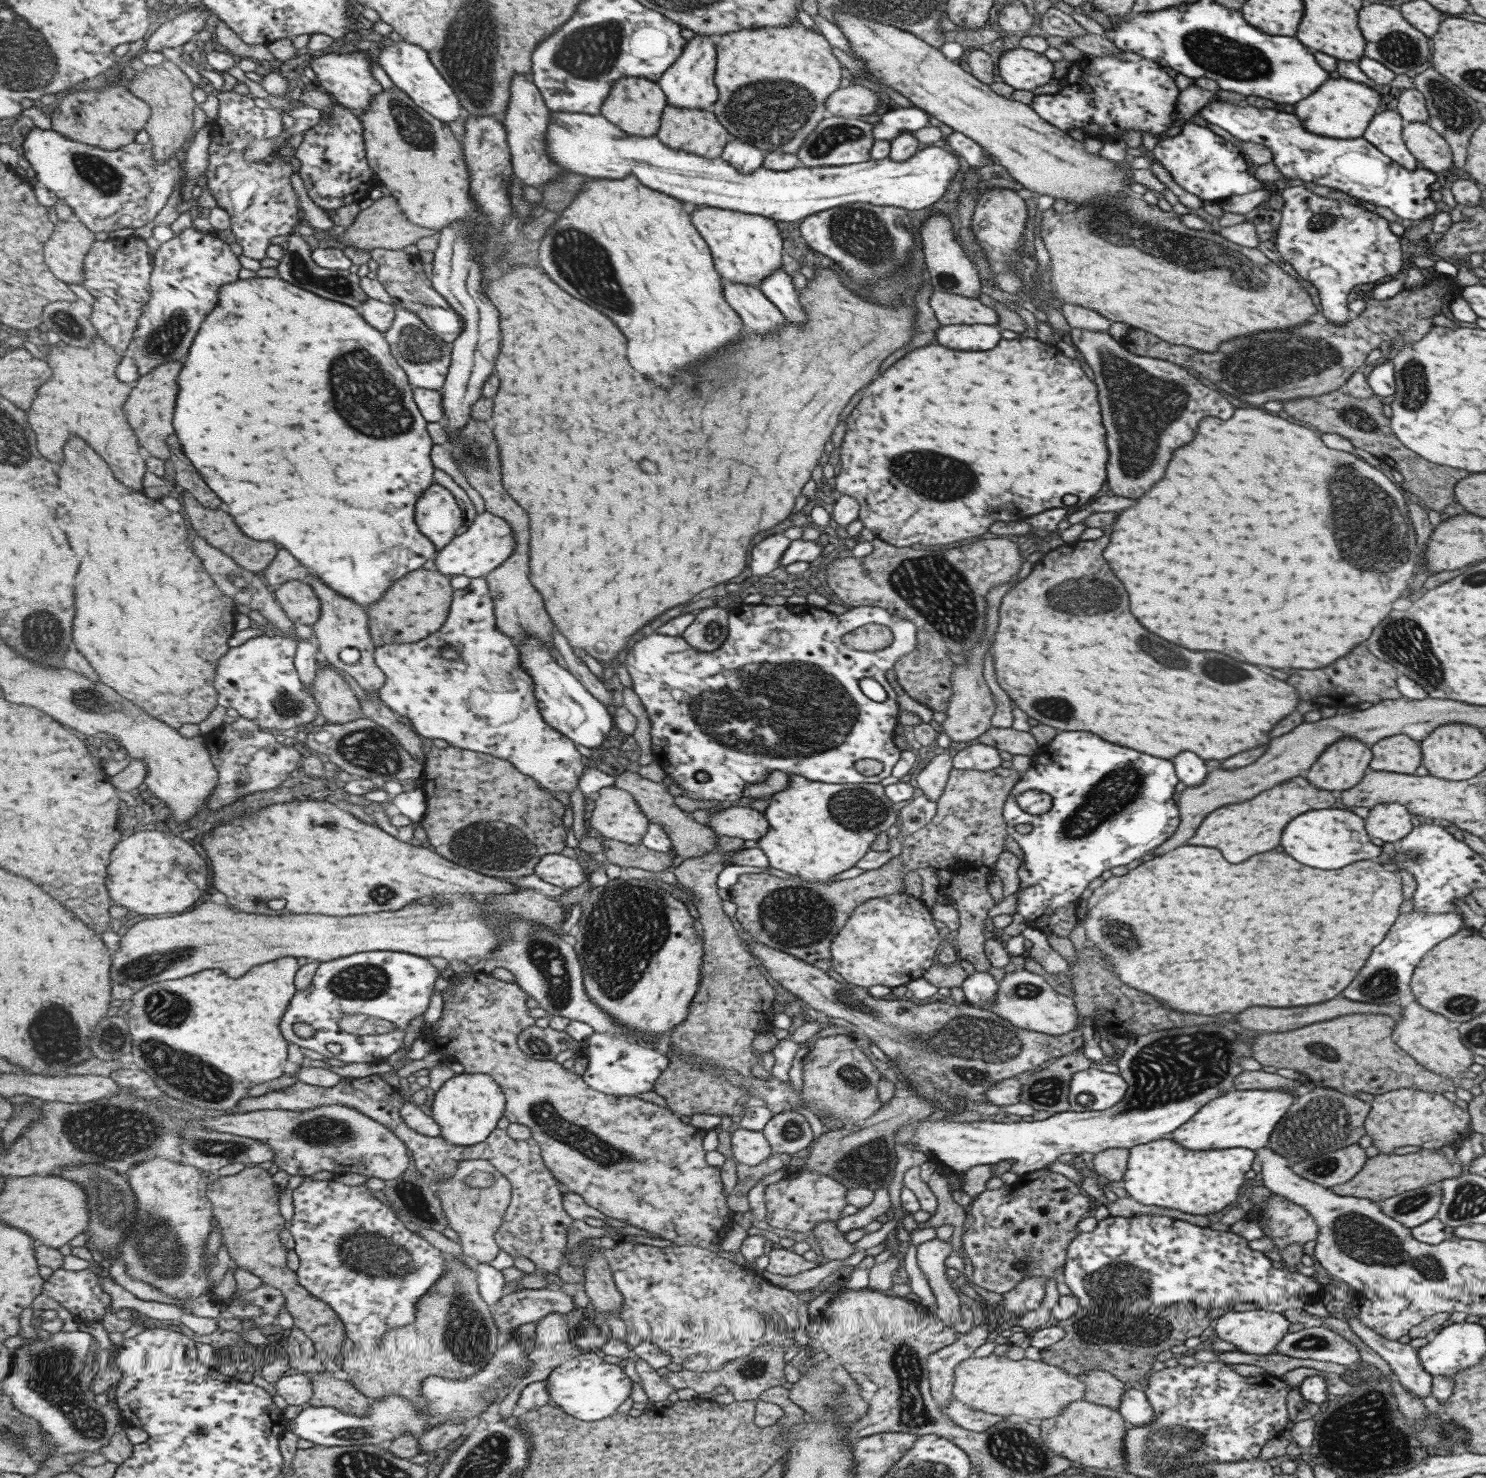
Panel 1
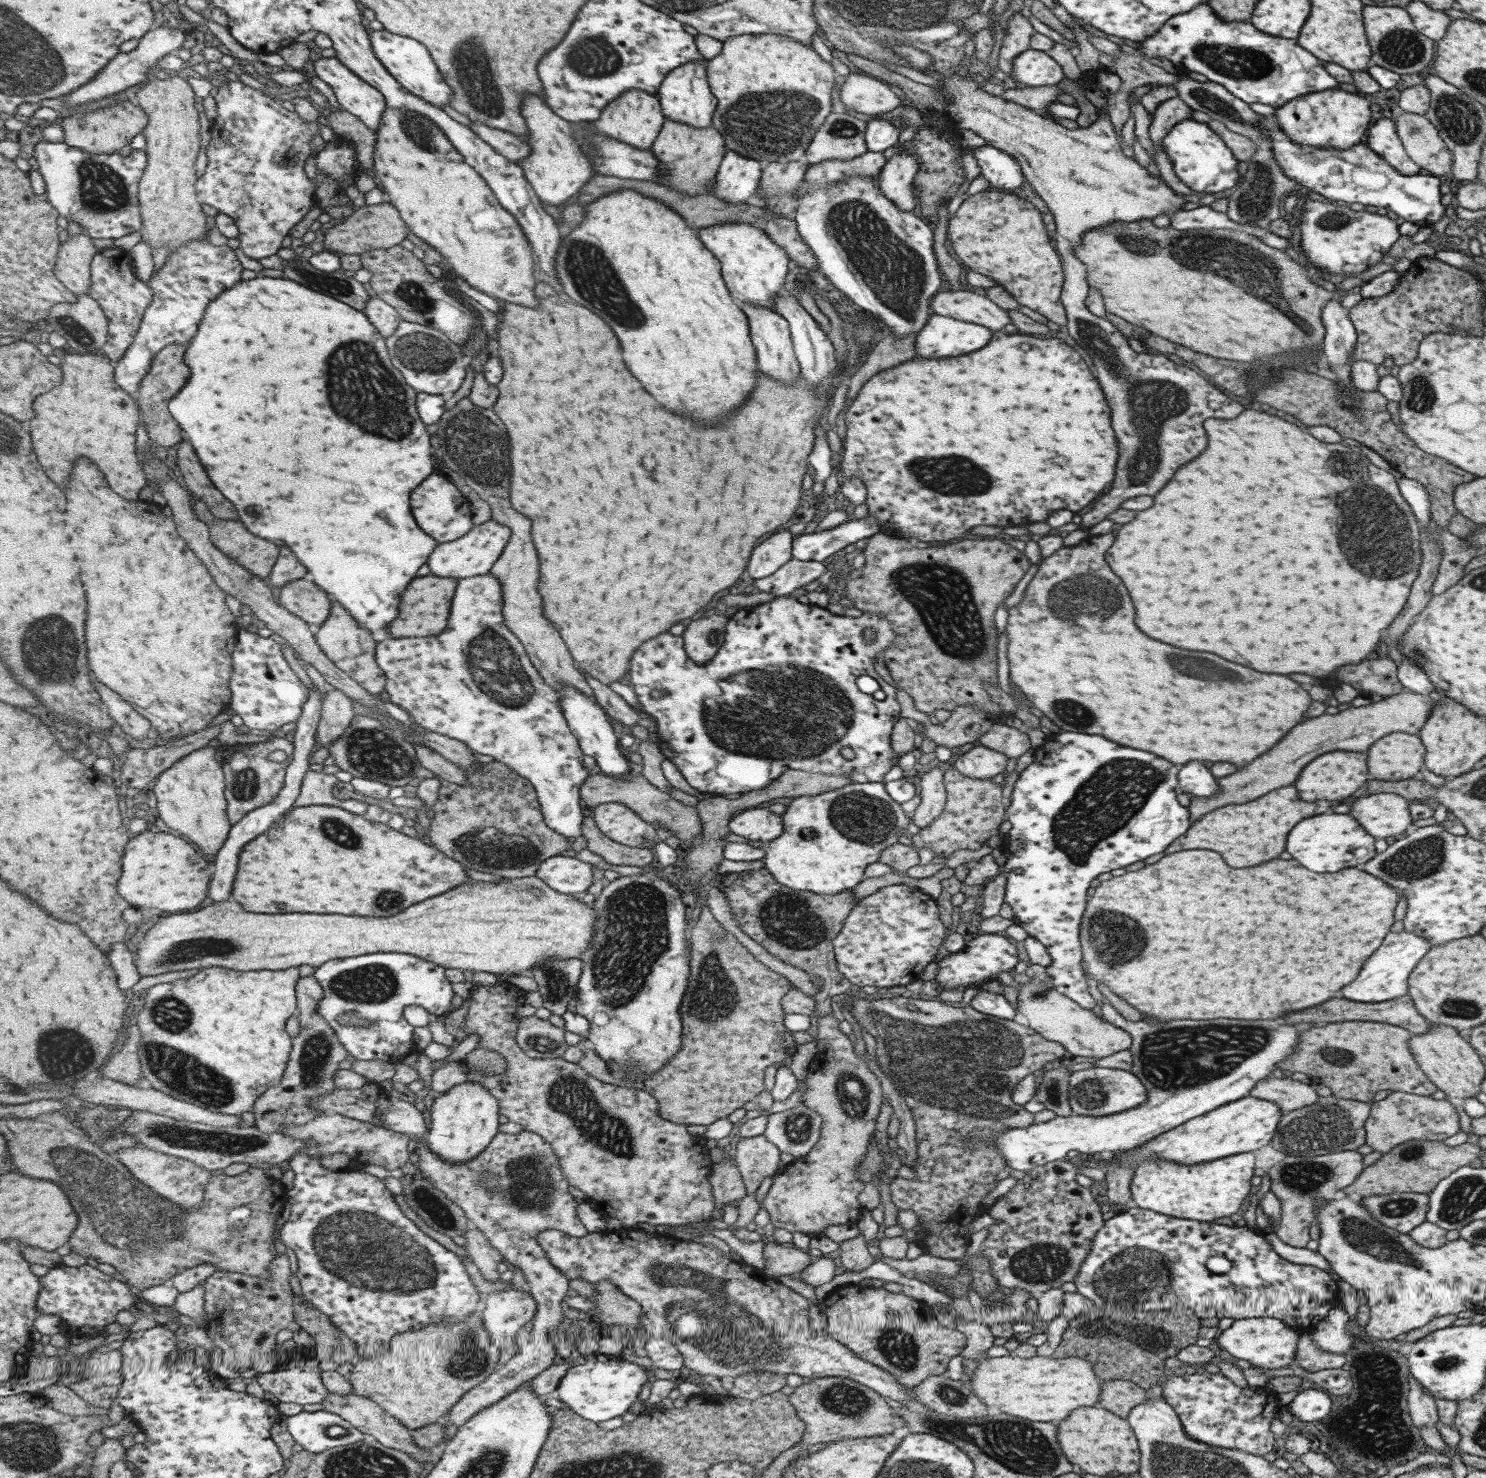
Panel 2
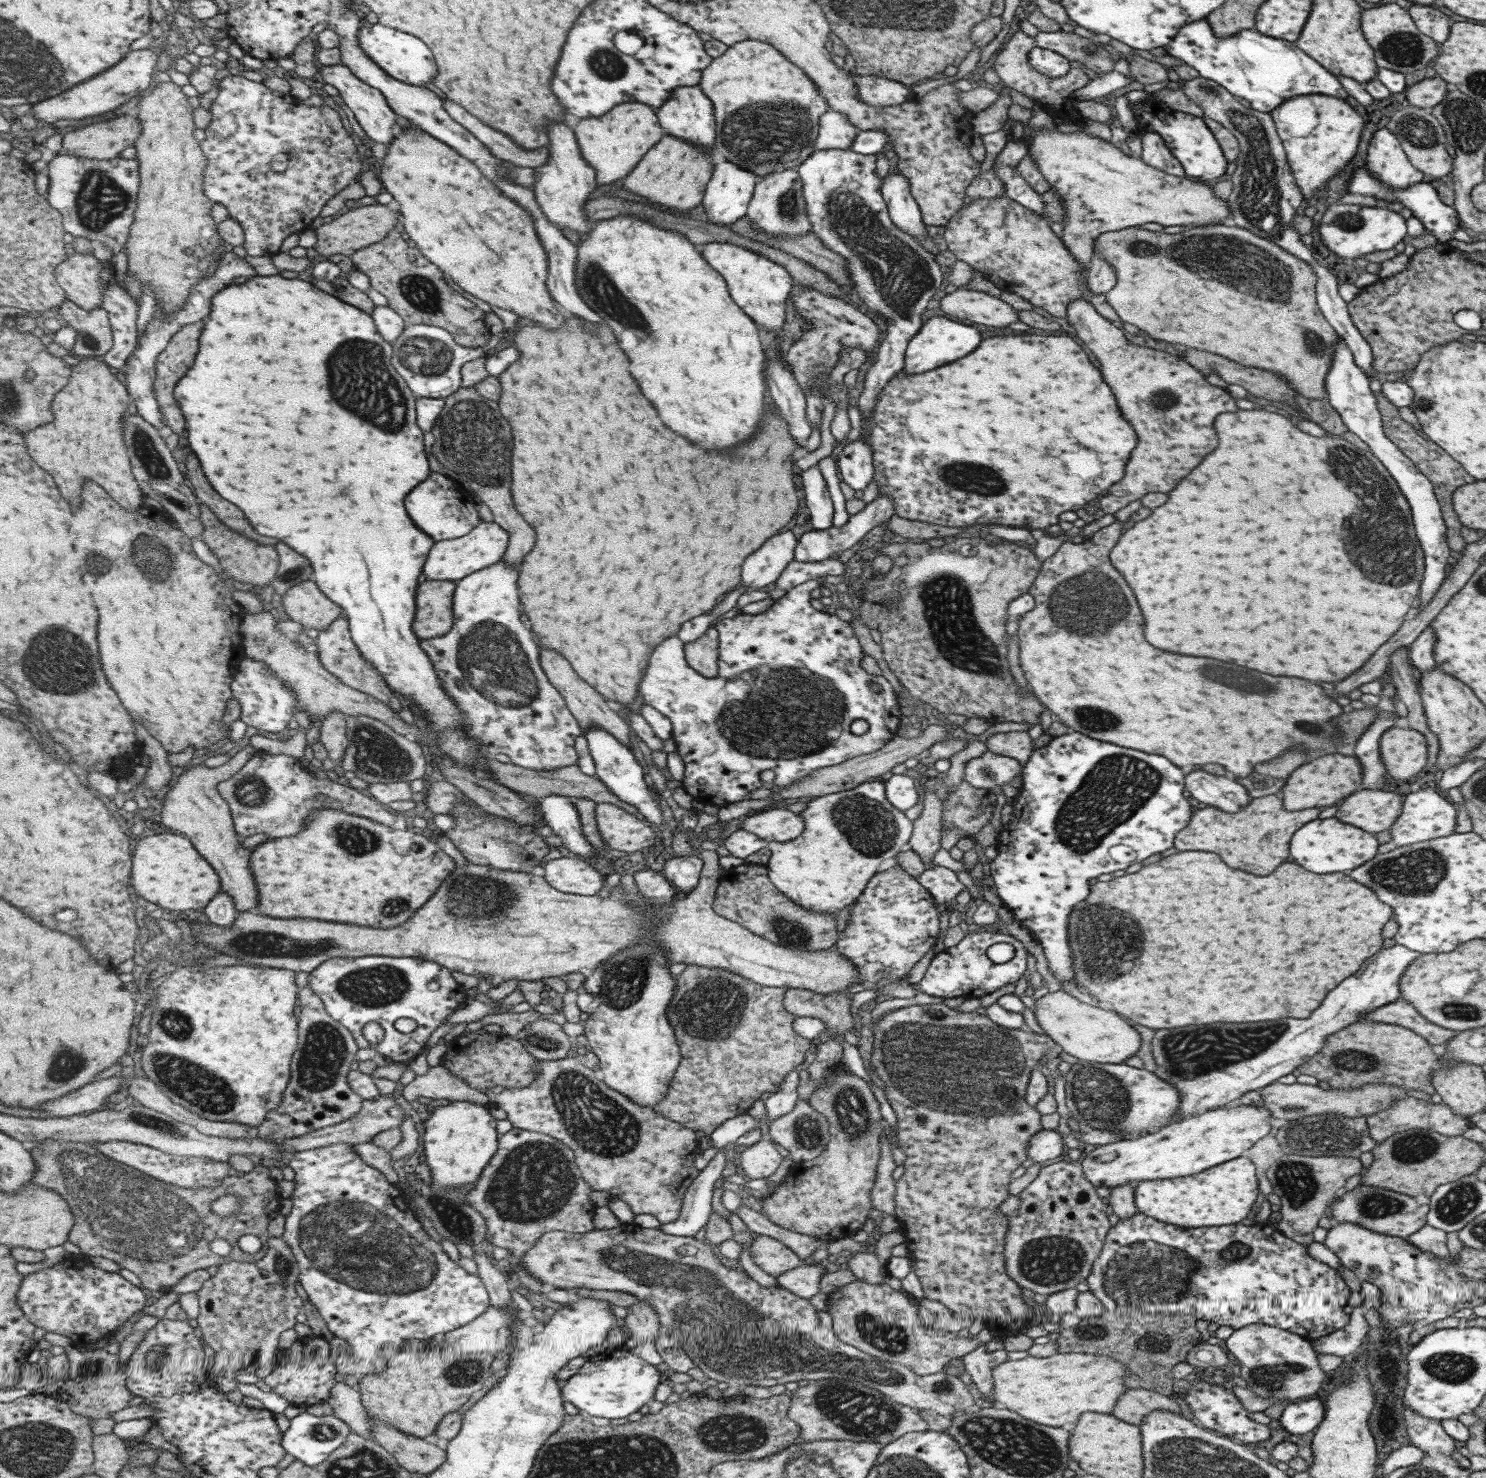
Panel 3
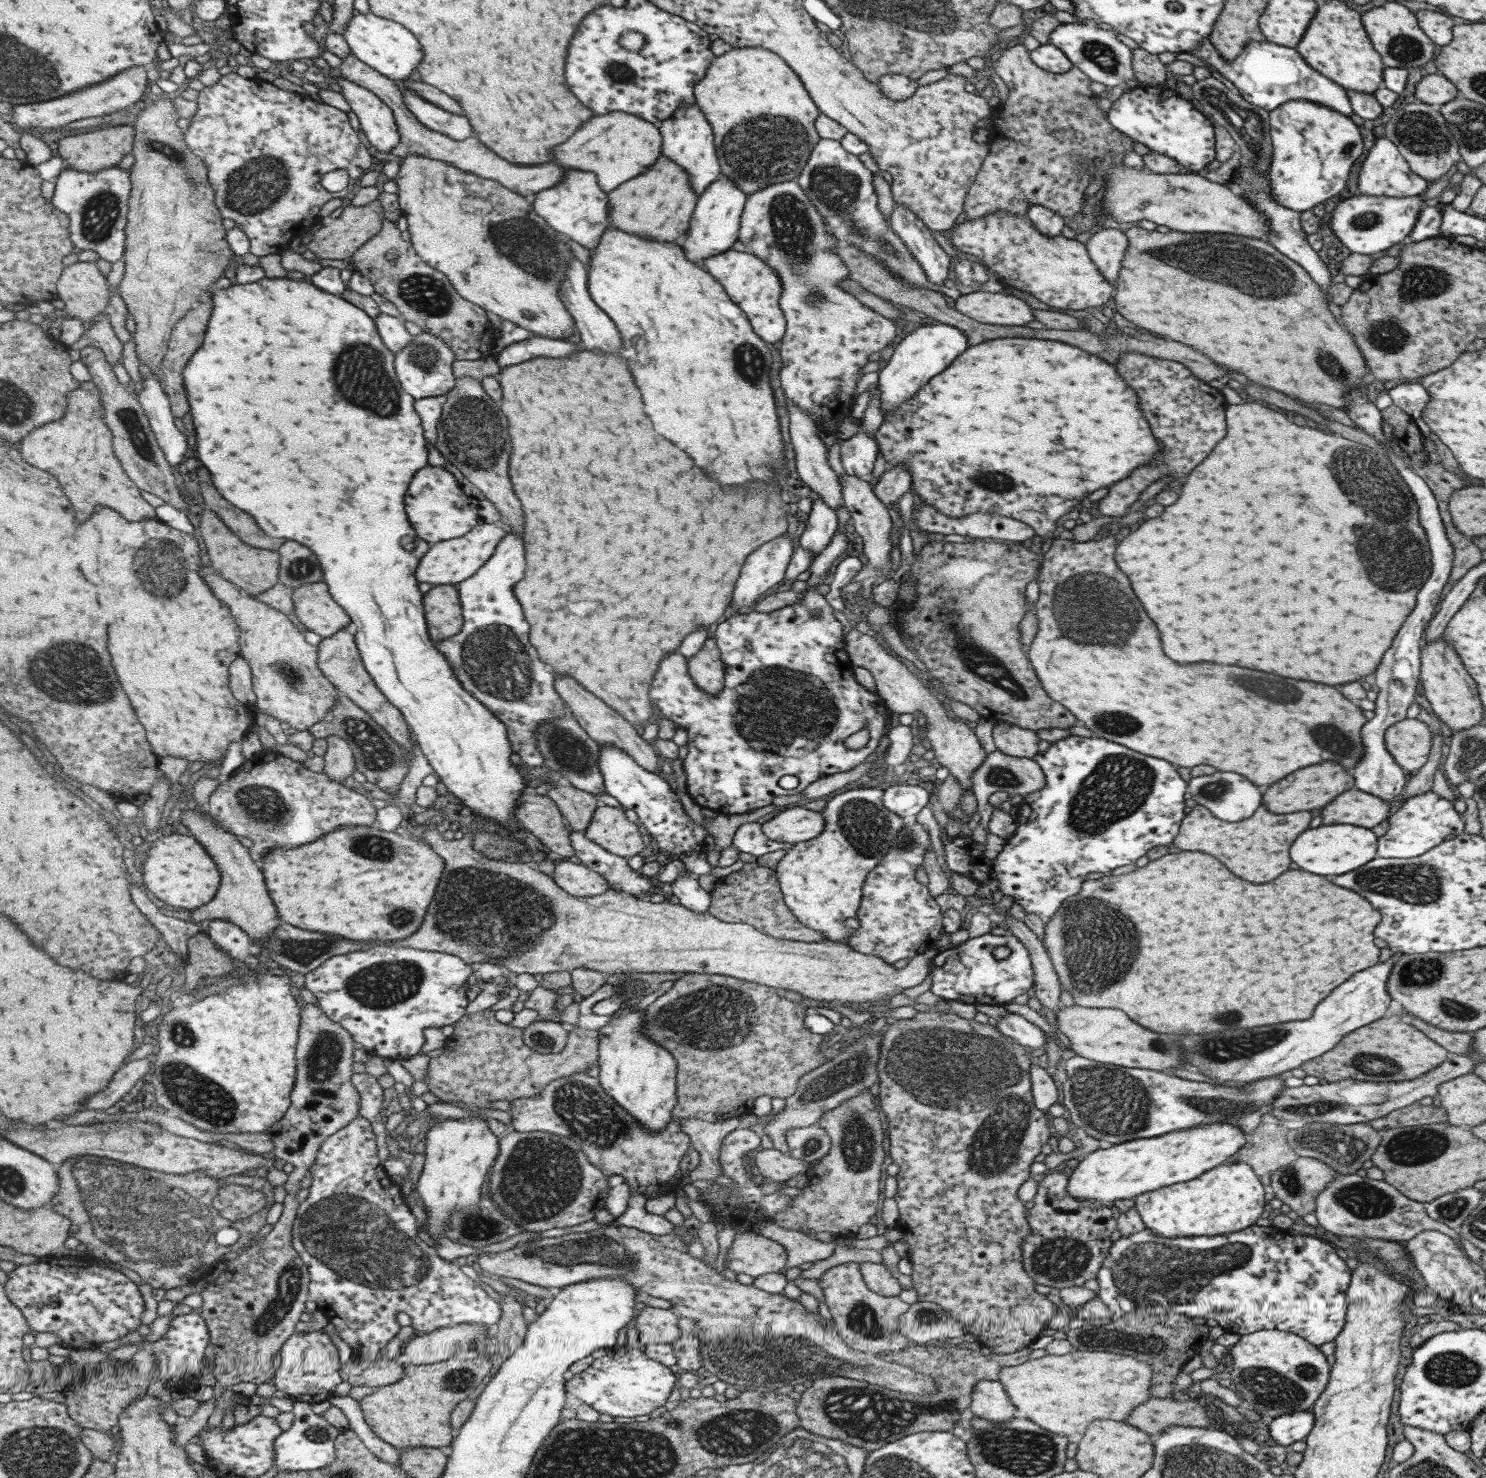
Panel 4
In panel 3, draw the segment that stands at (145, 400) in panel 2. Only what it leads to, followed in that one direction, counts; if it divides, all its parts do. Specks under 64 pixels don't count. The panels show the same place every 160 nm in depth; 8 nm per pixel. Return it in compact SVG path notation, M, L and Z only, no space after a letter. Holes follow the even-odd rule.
M197 322L197 324L184 326L177 332L177 335L171 340L169 346L158 358L157 376L154 387L158 395L159 404L161 404L162 407L163 419L165 419L169 431L171 431L171 428L173 428L173 430L179 430L179 432L185 430L185 416L183 416L183 412L181 412L181 408L179 408L179 404L177 404L177 400L175 400L173 390L175 390L175 386L179 384L179 380L181 380L183 376L187 376L189 368L191 368L193 362L195 362L195 356L197 356L197 352L199 352L199 336L201 336L201 332L203 332L203 326L205 326L205 322Z

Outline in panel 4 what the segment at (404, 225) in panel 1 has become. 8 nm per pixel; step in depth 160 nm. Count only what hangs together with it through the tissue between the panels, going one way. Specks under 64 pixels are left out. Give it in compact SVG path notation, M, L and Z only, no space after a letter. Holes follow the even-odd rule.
M374 200L365 206L355 206L353 204L344 205L344 211L333 221L328 221L320 229L311 235L313 238L308 249L317 258L345 260L352 256L369 240L378 236L382 232L383 222L386 220L386 213L379 200Z

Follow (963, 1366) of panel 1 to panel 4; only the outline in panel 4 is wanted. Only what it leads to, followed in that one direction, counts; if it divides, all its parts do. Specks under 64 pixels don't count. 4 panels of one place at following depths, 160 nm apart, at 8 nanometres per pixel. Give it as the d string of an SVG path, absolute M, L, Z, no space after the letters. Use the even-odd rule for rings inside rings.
M1071 1350L1061 1356L1045 1355L1041 1358L1026 1360L1023 1364L1000 1368L998 1381L1011 1404L1016 1408L1017 1414L1053 1434L1073 1436L1073 1434L1083 1434L1085 1426L1097 1418L1123 1421L1133 1407L1144 1403L1149 1397L1155 1397L1149 1395L1147 1391L1150 1376L1149 1366L1132 1356L1119 1356L1111 1352Z

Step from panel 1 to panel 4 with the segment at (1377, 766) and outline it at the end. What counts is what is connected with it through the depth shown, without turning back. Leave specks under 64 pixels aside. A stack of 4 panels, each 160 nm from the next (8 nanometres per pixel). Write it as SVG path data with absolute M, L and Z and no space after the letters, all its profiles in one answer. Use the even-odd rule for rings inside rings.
M1405 718L1384 730L1384 746L1404 771L1417 770L1427 760L1431 746L1429 727L1417 718Z

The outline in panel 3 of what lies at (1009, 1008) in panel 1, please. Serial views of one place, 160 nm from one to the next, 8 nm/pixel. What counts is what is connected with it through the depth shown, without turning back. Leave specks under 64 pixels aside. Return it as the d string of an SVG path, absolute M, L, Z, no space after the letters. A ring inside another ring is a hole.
M1062 990L1048 992L1034 1000L1034 1017L1041 1030L1069 1056L1080 1062L1121 1064L1141 1046L1139 1033L1115 1011L1105 1011L1080 1002Z

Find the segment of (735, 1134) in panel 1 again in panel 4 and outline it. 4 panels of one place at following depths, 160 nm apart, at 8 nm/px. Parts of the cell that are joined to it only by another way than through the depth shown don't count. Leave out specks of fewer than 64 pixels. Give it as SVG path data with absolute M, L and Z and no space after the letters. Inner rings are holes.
M772 1148L759 1150L753 1158L753 1164L757 1168L759 1178L769 1178L778 1183L790 1178L803 1178L807 1175L809 1164L803 1160L795 1159L785 1153Z

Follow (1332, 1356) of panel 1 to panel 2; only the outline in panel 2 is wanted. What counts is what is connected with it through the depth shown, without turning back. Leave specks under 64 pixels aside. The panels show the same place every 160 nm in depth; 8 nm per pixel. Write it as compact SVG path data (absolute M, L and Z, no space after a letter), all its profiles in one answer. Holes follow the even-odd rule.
M1331 1308L1322 1321L1319 1321L1308 1333L1315 1346L1329 1354L1344 1354L1350 1349L1352 1339L1345 1331L1344 1326L1348 1315L1340 1308Z

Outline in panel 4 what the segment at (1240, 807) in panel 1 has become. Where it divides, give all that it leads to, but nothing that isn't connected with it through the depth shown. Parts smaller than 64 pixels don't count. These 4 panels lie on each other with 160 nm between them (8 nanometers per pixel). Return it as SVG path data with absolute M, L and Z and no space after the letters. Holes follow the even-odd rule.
M1197 804L1191 812L1184 814L1172 846L1181 851L1197 850L1211 854L1241 880L1263 884L1277 878L1281 872L1289 868L1291 862L1287 856L1287 848L1309 826L1309 820L1311 820L1309 812L1293 812L1287 816L1277 816L1259 806L1251 818L1231 824L1218 820L1204 806Z

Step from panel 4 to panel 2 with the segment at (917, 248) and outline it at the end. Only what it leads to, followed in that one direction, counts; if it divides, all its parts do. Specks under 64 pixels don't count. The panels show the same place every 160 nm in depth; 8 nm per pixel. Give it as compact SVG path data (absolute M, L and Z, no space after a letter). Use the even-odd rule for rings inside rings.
M905 150L885 161L878 174L879 190L891 204L903 212L916 212L917 201L911 189L918 169L918 160Z

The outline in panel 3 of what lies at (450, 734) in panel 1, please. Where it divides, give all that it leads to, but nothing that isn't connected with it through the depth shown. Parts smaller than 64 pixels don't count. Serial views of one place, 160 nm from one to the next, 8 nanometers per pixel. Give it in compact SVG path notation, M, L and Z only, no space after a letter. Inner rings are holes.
M501 562L474 572L458 581L454 594L453 628L445 635L422 641L421 645L434 661L434 667L446 686L451 699L463 710L470 725L470 736L483 742L483 750L489 756L504 754L510 762L533 770L555 771L576 765L577 756L573 750L573 740L581 734L578 722L569 714L566 698L550 682L543 670L539 646L525 630L521 622L521 600L519 600L519 570L511 568L508 562ZM551 795L541 799L541 806L547 829L557 835L563 846L583 858L597 858L599 852L594 850L584 834L581 834L581 818L568 796Z

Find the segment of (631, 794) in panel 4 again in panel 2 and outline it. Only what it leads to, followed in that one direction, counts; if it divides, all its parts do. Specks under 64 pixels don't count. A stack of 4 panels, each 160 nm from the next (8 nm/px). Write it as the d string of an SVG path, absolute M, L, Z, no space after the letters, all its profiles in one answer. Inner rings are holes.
M563 688L560 692L563 704L563 713L566 714L570 729L579 742L579 748L583 755L592 757L596 761L596 766L608 777L622 779L628 774L631 765L627 756L621 754L619 750L618 737L613 733L615 724L605 714L605 712L587 696L577 692L575 688Z

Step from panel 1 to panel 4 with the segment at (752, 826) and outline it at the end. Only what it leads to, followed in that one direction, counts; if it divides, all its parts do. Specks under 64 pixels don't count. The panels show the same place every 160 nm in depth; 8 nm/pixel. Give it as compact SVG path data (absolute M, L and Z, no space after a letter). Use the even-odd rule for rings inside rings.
M792 806L761 825L761 833L773 842L800 843L823 832L823 817L805 807Z

